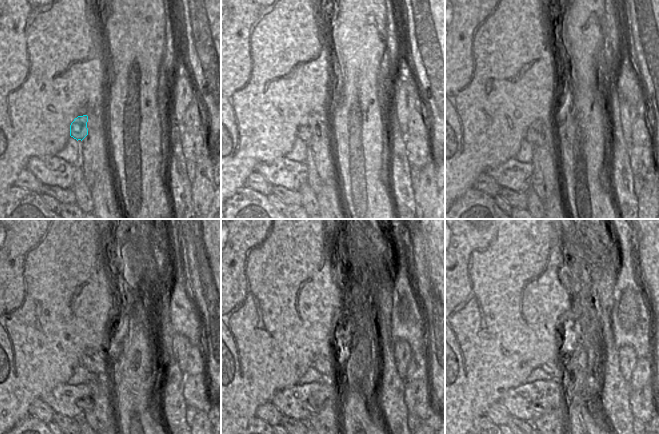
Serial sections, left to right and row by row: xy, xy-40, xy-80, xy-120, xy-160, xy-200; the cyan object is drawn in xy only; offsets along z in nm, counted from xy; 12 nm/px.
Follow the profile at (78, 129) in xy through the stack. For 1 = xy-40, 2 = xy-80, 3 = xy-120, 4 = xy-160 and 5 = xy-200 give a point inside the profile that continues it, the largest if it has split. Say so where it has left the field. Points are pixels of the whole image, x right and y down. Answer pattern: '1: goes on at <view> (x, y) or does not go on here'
1: goes on at xy-40 (304, 132)
2: goes on at xy-80 (532, 135)
3: goes on at xy-120 (92, 359)
4: goes on at xy-160 (326, 365)
5: goes on at xy-200 (552, 368)

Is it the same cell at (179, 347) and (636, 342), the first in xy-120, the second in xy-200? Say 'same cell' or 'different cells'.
different cells

